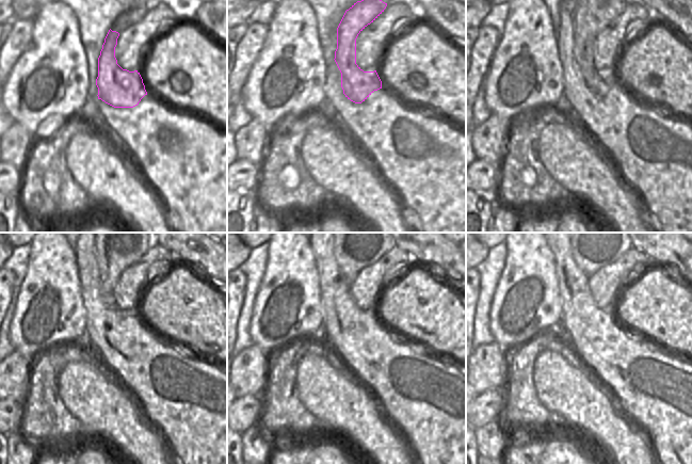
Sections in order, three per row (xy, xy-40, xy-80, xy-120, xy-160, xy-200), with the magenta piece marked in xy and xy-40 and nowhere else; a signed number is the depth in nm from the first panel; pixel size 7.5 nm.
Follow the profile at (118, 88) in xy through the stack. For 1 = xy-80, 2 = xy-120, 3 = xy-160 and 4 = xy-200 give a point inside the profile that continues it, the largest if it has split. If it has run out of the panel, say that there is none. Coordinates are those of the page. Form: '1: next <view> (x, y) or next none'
1: next xy-80 (591, 15)
2: next xy-120 (114, 254)
3: next xy-160 (353, 254)
4: next xy-200 (591, 254)

